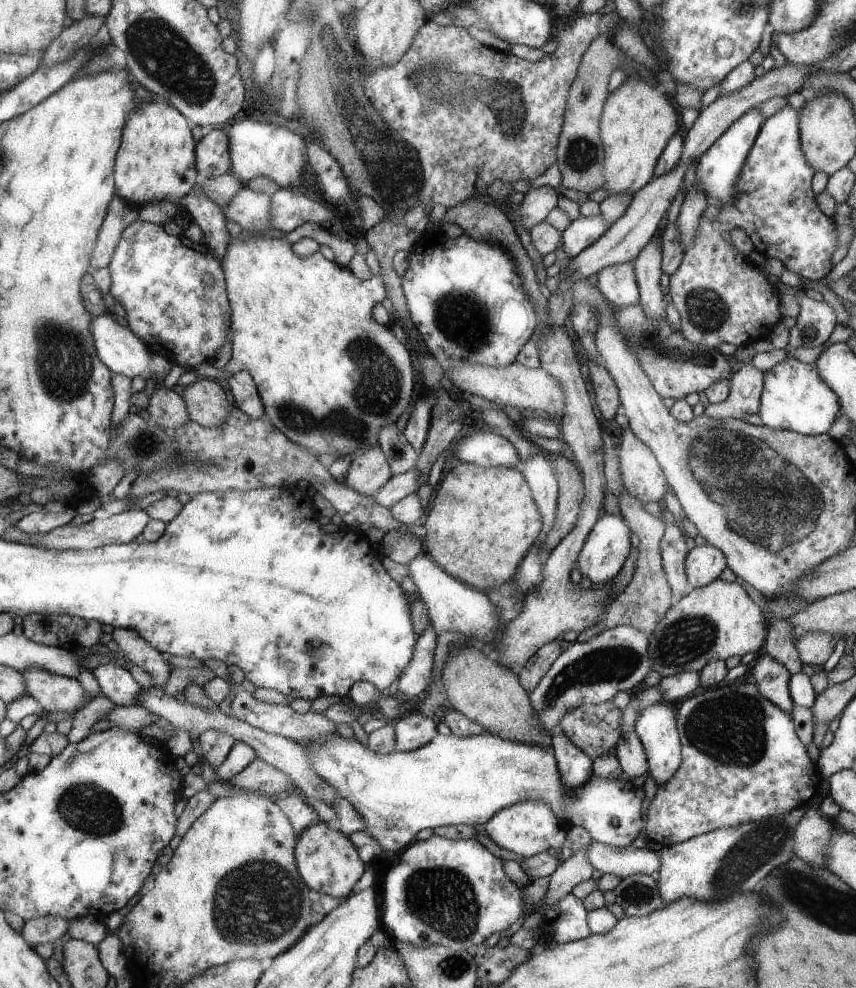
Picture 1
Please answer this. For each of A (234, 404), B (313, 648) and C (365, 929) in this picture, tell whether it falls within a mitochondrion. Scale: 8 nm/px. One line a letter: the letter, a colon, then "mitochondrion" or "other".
A: other
B: mitochondrion
C: other

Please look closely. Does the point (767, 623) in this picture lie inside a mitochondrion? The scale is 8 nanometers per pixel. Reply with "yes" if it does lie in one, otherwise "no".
no

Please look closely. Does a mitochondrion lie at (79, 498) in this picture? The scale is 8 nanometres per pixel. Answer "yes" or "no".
no

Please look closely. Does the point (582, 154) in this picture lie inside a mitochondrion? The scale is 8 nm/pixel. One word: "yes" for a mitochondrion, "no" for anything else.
yes

